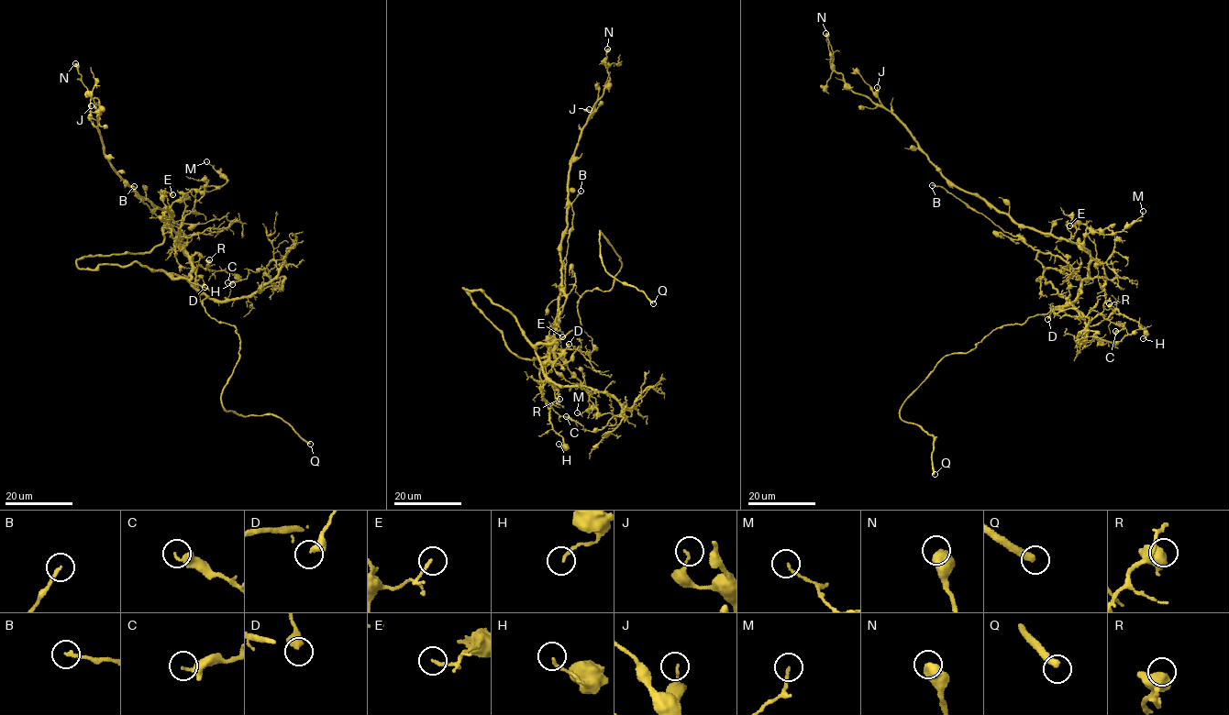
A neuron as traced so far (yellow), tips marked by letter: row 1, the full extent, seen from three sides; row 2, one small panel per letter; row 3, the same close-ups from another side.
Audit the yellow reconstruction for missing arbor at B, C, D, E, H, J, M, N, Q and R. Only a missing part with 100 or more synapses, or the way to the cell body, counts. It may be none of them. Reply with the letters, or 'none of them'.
Q

